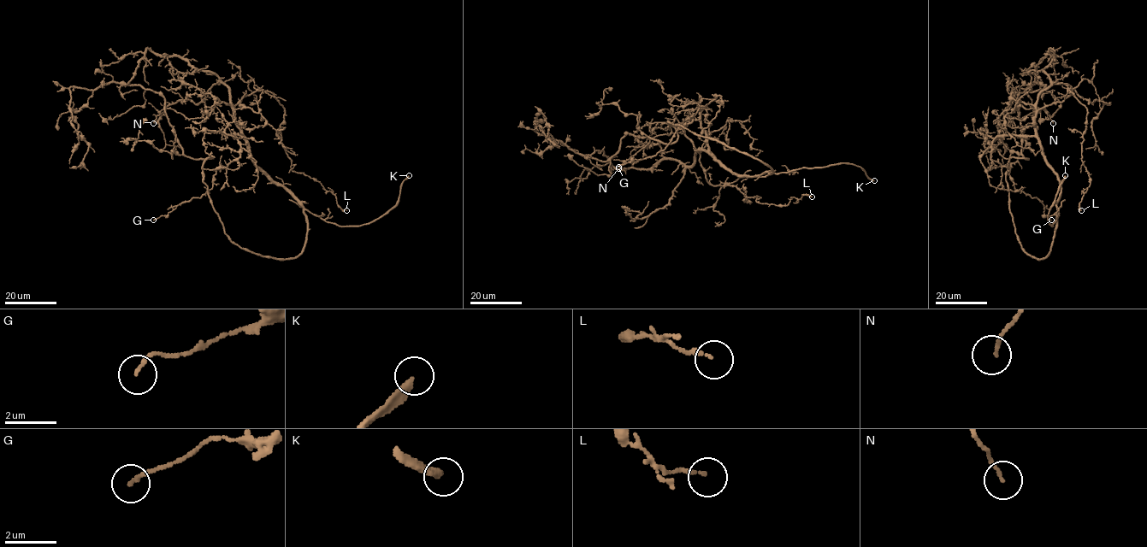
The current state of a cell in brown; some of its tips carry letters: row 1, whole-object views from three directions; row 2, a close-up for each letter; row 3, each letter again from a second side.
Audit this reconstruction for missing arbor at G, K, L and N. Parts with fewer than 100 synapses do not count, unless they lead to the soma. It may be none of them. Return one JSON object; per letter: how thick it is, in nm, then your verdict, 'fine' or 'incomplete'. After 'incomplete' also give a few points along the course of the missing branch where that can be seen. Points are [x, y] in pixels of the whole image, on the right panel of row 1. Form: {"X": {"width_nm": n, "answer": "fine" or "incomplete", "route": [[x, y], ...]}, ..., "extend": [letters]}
{"G": {"width_nm": 130, "answer": "fine"}, "K": {"width_nm": 260, "answer": "incomplete", "route": [[1065, 175], [1067, 159], [1065, 154], [1056, 148], [1038, 151], [1032, 149]]}, "L": {"width_nm": 140, "answer": "fine"}, "N": {"width_nm": 120, "answer": "fine"}, "extend": ["K"]}

